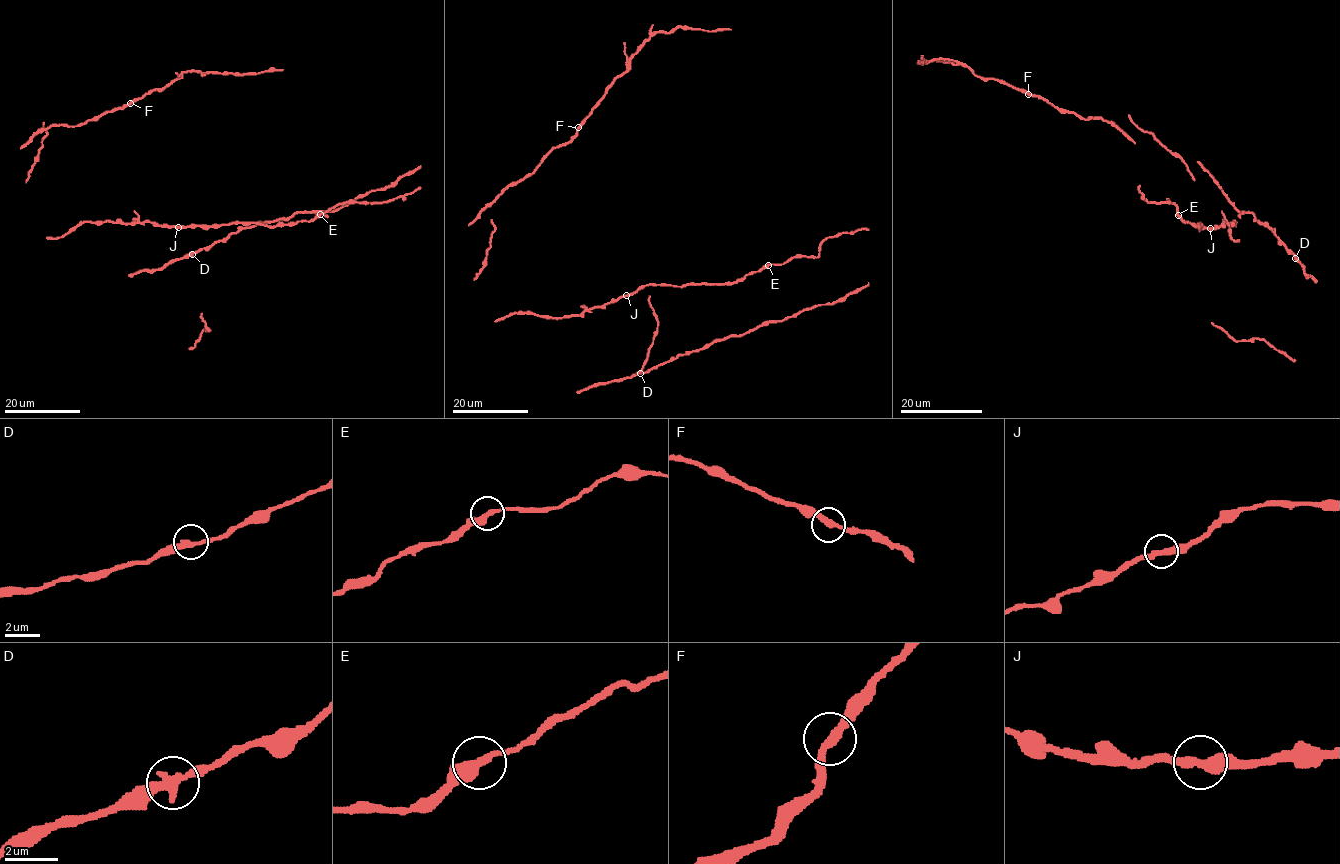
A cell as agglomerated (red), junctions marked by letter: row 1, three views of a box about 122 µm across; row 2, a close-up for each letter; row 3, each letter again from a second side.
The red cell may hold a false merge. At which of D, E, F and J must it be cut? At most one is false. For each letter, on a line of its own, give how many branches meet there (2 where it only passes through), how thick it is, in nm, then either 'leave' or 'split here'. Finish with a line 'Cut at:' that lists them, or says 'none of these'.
D: 2 | 340 nm | leave
E: 2 | 360 nm | leave
F: 2 | 320 nm | leave
J: 2 | 360 nm | leave
Cut at: none of these

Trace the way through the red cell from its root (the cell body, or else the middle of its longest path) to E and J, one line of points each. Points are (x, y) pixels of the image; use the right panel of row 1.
E: (1231, 223), (1212, 228), (1202, 228), (1198, 224), (1198, 228), (1178, 215)
J: (1231, 223), (1210, 228)

